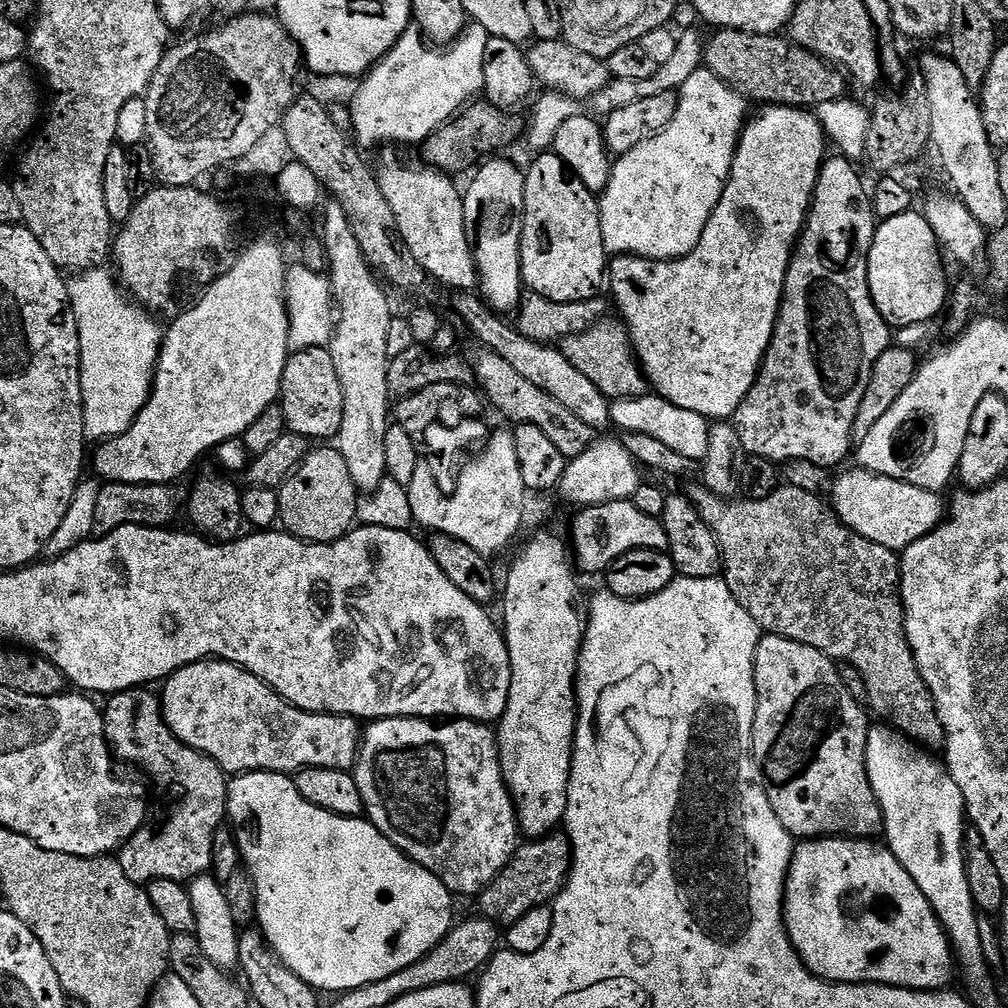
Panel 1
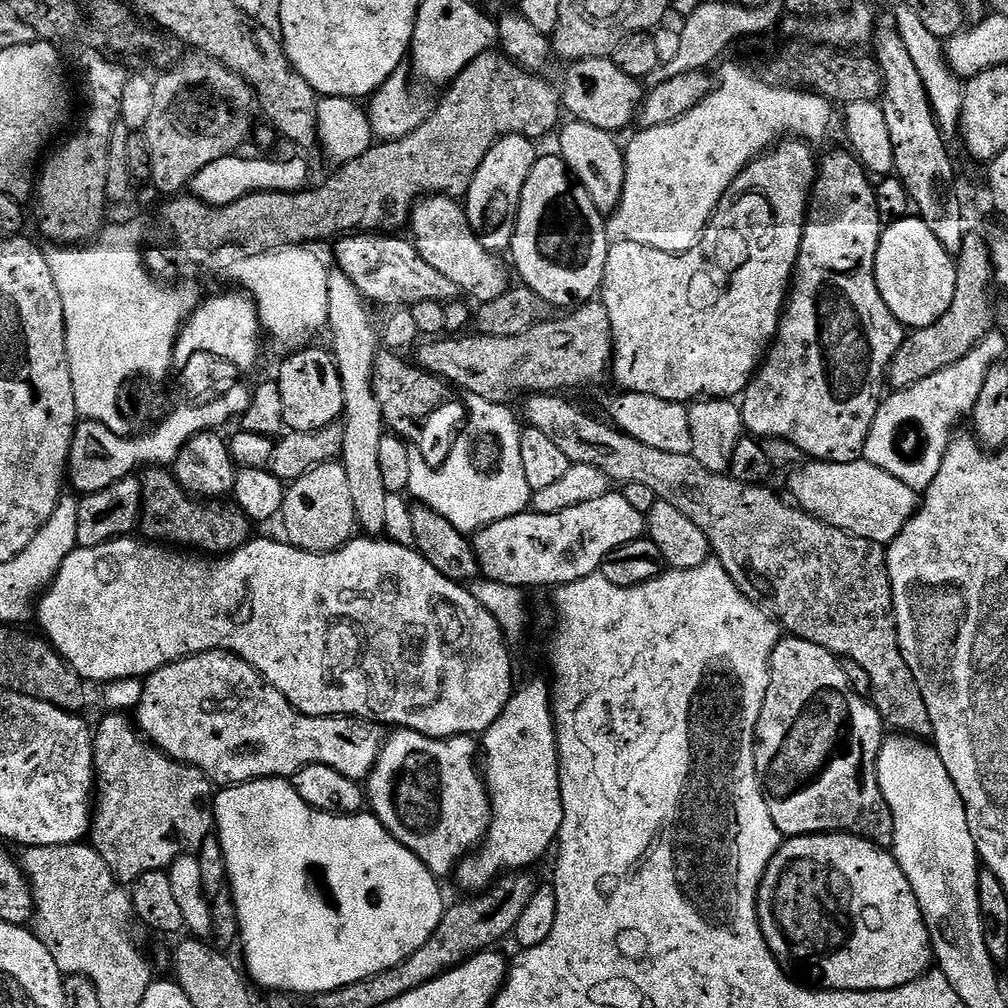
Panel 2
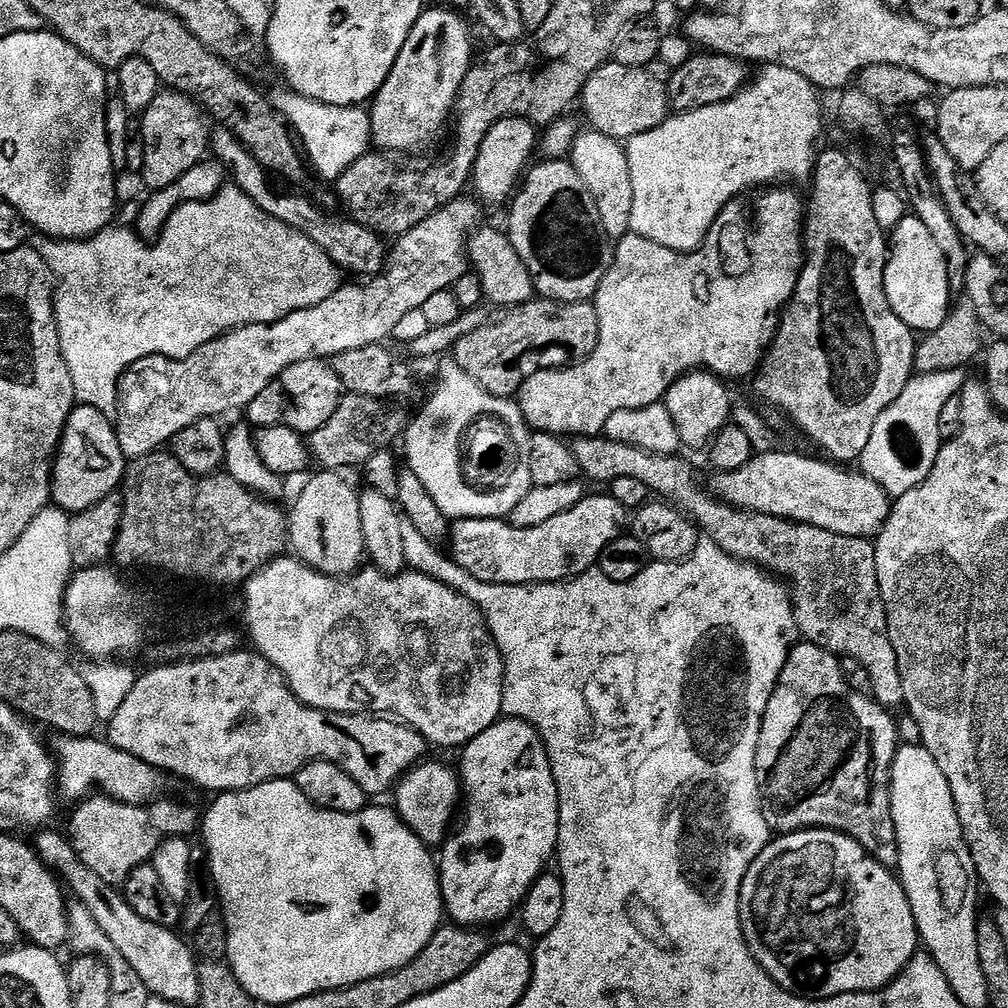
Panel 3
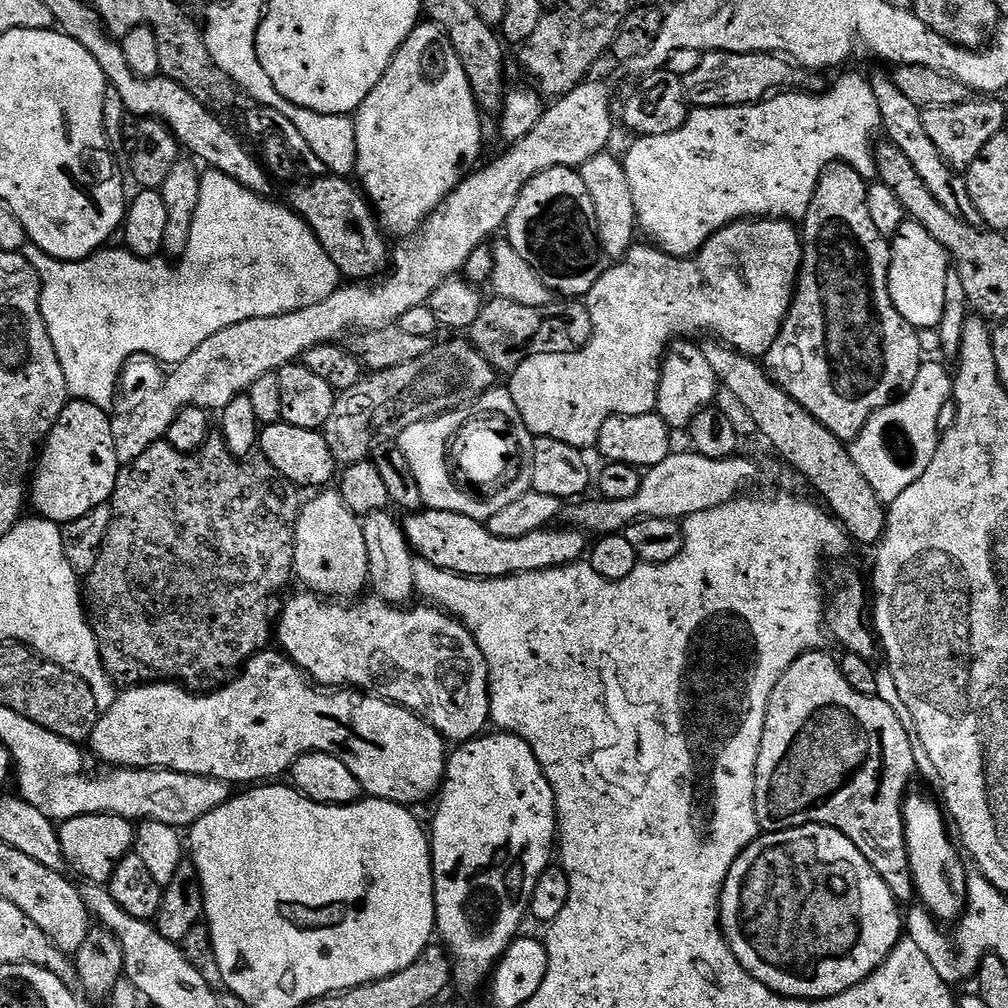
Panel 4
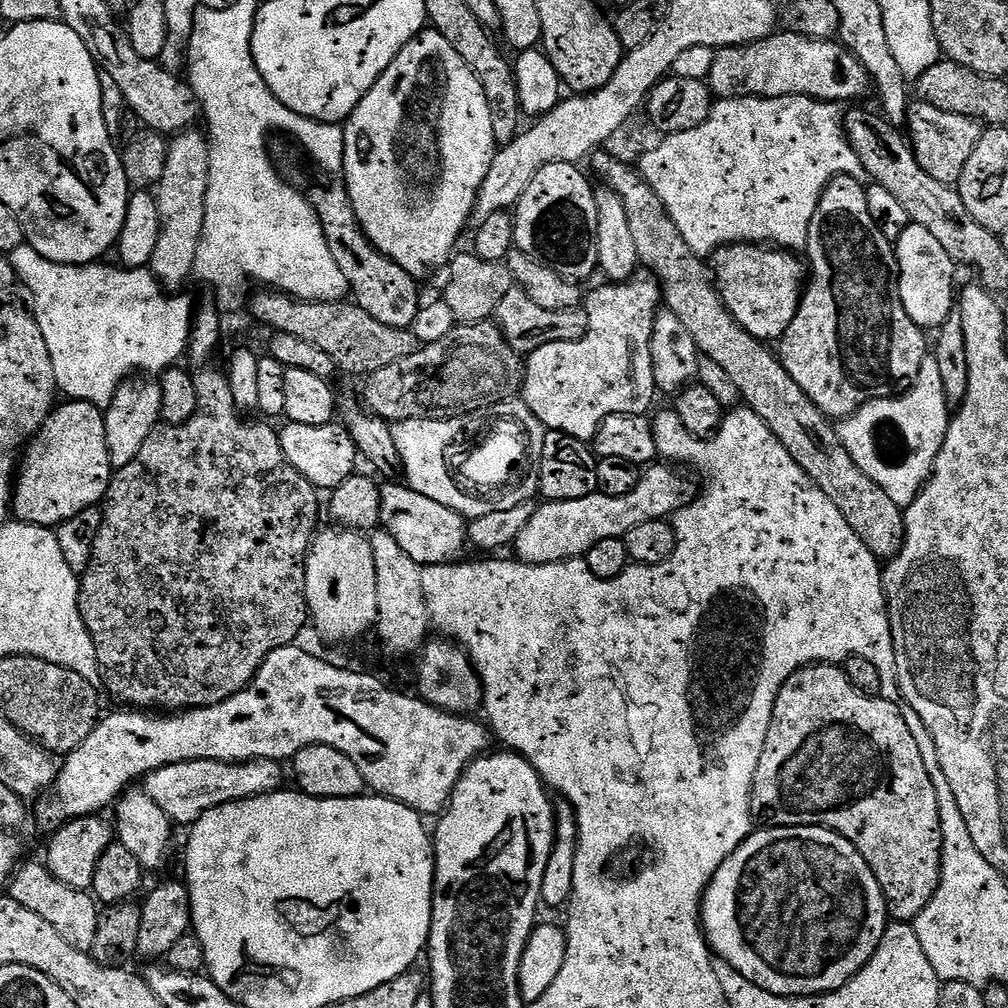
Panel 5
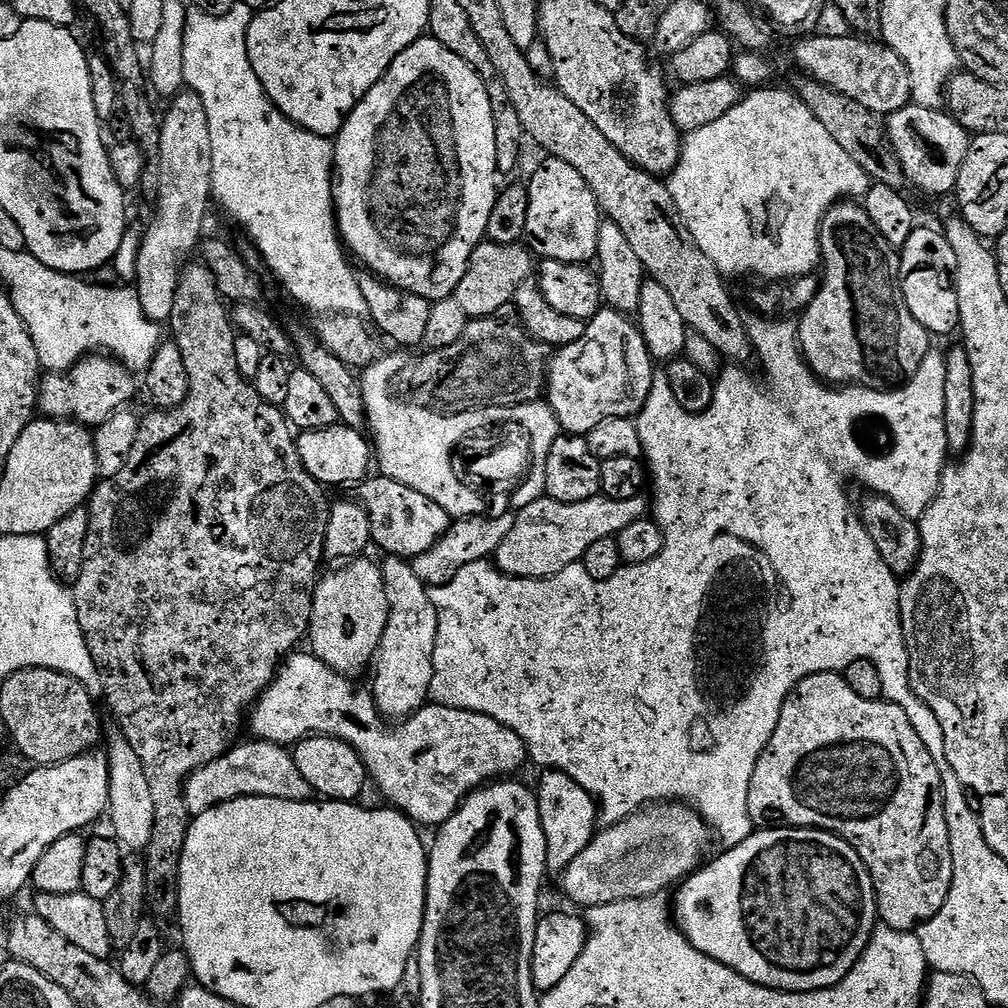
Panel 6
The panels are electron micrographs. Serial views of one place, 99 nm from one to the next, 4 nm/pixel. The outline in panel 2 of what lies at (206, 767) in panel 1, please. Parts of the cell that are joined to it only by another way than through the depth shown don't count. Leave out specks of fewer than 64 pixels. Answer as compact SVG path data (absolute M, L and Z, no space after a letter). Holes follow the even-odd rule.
M108 714L105 720L101 722L100 729L97 727L94 732L94 743L96 745L96 786L98 799L94 804L94 819L92 821L92 830L90 833L90 843L92 847L106 858L106 864L116 876L117 880L125 886L131 886L136 883L138 878L151 872L162 872L172 867L172 863L183 856L191 856L199 853L200 848L210 839L214 832L214 785L208 779L208 775L202 770L191 768L188 764L178 762L174 758L167 756L161 748L156 747L151 740L147 739L139 727L127 715Z

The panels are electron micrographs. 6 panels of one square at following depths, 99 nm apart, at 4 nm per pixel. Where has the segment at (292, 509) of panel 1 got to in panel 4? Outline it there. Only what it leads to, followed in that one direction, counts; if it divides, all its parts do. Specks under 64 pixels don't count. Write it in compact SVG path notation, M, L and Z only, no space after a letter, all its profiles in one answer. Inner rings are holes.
M320 490L315 493L316 496L312 501L305 503L300 510L300 517L296 523L296 545L294 546L294 576L297 581L301 580L303 587L309 592L315 592L317 596L325 598L356 598L361 595L369 587L368 579L368 559L366 558L366 537L362 534L361 517L356 516L346 506L344 499L340 497L339 491L336 490Z

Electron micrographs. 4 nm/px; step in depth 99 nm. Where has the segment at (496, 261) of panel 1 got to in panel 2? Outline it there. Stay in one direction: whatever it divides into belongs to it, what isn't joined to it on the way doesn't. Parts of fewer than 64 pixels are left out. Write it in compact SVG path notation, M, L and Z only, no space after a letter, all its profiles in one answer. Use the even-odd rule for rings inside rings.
M503 136L490 154L486 154L482 166L478 166L478 174L474 174L474 182L466 197L466 211L478 242L482 242L486 250L504 254L512 247L522 186L526 186L526 178L530 178L530 170L538 158L536 148L537 145L524 136Z

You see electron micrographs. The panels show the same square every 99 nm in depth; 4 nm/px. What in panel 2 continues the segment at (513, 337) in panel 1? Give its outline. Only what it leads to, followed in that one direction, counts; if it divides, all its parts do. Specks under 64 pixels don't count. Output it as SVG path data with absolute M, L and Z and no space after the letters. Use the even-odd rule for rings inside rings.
M358 232L339 237L335 241L336 260L340 263L337 264L338 270L346 274L346 278L350 278L373 305L411 306L426 302L445 305L459 301L462 296L460 288L421 258L411 239L399 240L396 236L399 235Z

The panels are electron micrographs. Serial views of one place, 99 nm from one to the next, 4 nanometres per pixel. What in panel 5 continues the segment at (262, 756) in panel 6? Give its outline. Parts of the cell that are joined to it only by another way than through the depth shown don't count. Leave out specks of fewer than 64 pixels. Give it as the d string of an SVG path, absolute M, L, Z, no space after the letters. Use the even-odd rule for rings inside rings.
M184 760L181 764L171 764L165 768L160 768L156 772L151 772L143 781L143 791L147 792L150 798L168 815L173 825L191 826L202 818L204 812L214 810L223 804L238 802L239 800L249 800L255 796L265 796L271 792L281 791L285 787L284 772L279 763L274 760L251 760L241 764L227 764L226 762L214 762L213 760Z

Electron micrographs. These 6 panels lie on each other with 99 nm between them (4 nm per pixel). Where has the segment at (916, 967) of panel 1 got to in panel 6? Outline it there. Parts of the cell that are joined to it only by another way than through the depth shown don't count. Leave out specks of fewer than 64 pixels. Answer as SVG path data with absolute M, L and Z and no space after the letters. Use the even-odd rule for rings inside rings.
M768 826L763 830L753 831L742 843L724 850L717 860L712 860L696 869L679 885L680 893L674 900L674 920L684 936L702 954L730 966L742 978L754 982L763 988L773 988L779 992L817 992L823 988L833 988L862 958L866 946L872 937L872 931L878 926L876 911L876 891L870 874L858 858L858 854L841 836L832 832L821 832L819 828L790 828L787 826Z

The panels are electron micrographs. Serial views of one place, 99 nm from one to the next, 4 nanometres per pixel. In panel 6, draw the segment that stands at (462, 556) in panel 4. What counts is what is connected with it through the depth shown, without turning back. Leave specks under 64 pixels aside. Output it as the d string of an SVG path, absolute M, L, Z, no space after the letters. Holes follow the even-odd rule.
M373 475L359 485L358 491L360 503L370 514L372 544L388 556L400 556L411 562L418 554L426 554L452 525L453 517L448 516L445 505L426 498L426 494L418 494L418 490L410 490L410 486L402 486L402 482L394 482L389 476Z

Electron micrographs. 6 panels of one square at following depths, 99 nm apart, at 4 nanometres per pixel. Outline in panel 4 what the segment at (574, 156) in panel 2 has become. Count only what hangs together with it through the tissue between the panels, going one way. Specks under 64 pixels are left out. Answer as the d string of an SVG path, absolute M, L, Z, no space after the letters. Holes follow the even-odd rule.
M608 150L599 152L597 156L580 165L578 171L582 182L586 182L586 190L590 190L590 202L594 202L596 233L605 257L622 258L631 250L637 239L638 225L634 210L634 194L630 194L630 181L626 179L621 157L611 156L610 153Z

